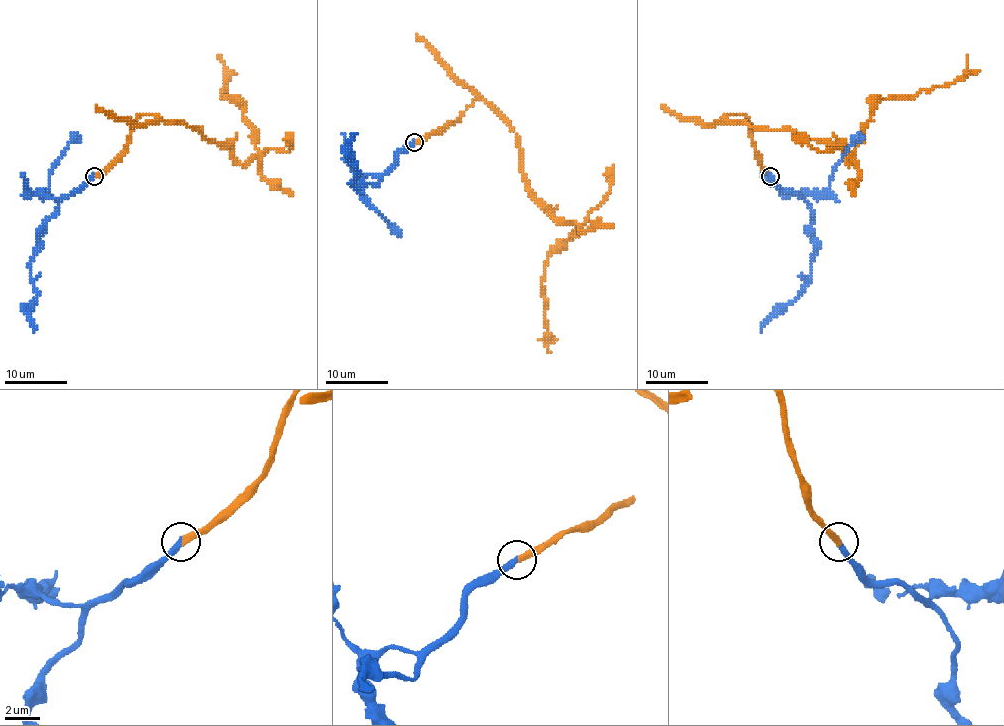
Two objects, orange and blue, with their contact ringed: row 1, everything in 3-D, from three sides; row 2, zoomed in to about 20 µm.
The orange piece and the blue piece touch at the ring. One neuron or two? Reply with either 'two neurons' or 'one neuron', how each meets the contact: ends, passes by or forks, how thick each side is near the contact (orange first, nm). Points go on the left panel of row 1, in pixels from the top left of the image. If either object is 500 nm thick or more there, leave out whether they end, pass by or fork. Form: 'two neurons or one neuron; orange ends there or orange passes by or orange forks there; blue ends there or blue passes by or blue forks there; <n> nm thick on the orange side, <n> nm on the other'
one neuron; orange ends there; blue ends there; 400 nm thick on the orange side, 360 nm on the other

